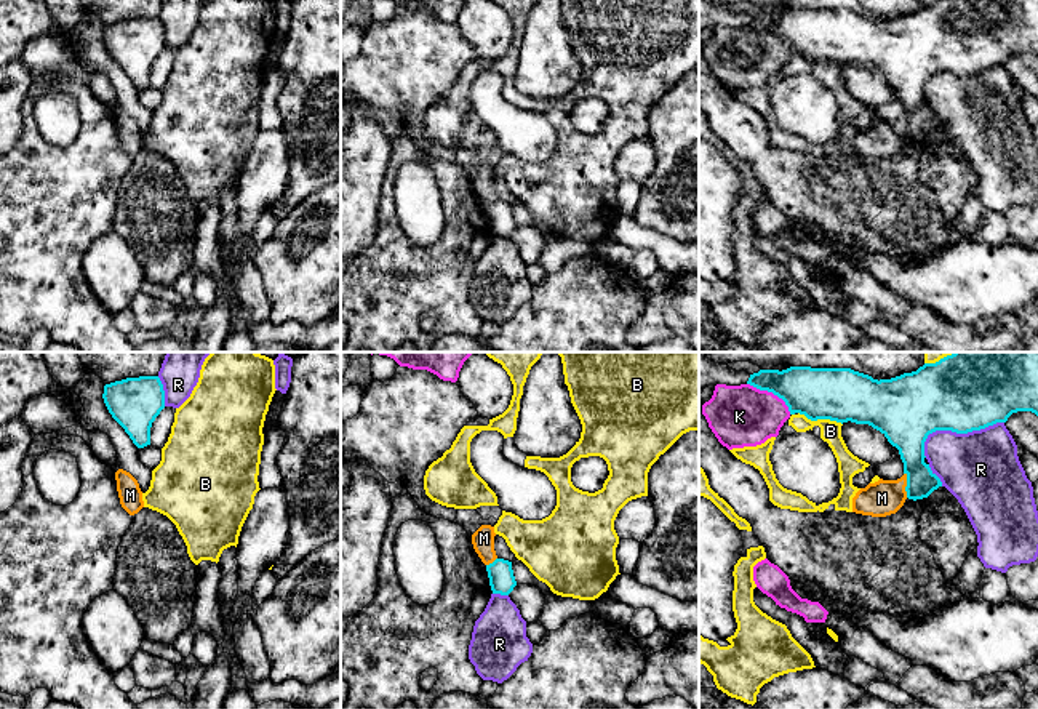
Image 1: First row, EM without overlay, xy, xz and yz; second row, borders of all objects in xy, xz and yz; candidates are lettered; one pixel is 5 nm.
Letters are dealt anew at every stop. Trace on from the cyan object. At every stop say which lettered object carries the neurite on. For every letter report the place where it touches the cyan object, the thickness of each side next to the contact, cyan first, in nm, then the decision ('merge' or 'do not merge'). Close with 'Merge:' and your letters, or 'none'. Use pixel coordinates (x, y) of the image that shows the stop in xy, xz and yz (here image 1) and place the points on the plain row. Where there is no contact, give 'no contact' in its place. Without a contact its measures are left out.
B: contact yz (821, 60); calibres 280 and 110 nm; do not merge
K: contact yz (771, 32); calibres 260 and 300 nm; do not merge
M: contact yz (907, 127); calibres 170 and 180 nm; do not merge
R: contact yz (955, 72); calibres 360 and 380 nm; do not merge
Merge: none

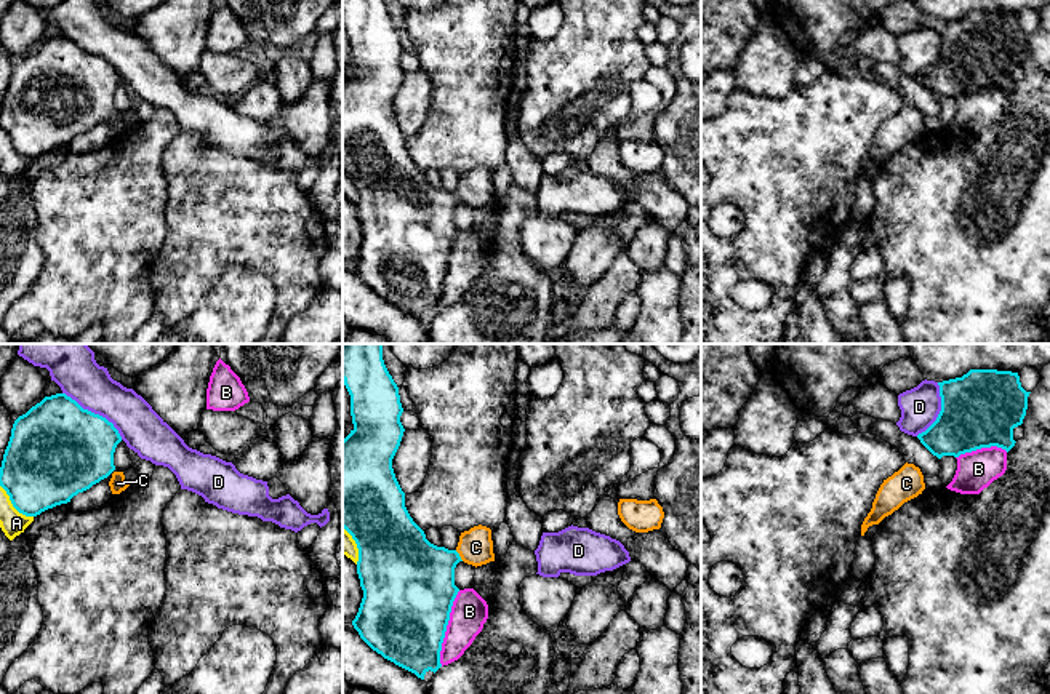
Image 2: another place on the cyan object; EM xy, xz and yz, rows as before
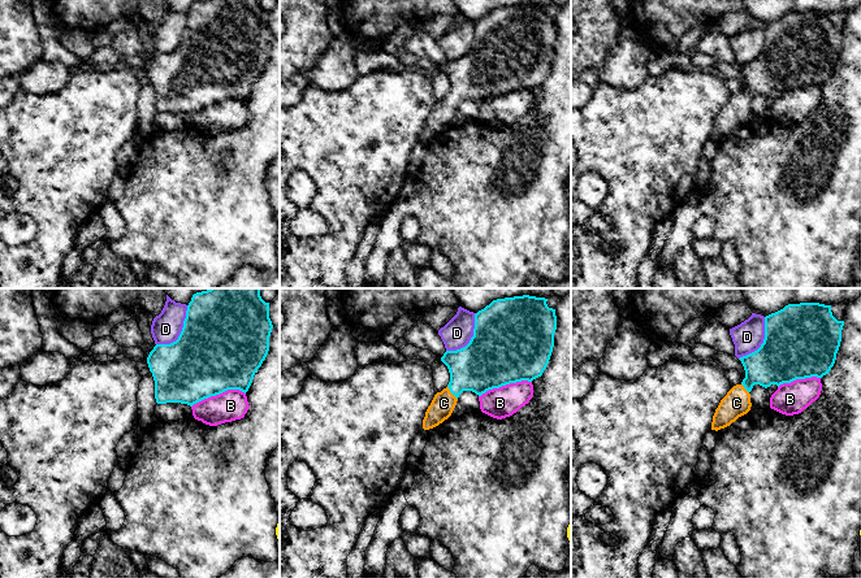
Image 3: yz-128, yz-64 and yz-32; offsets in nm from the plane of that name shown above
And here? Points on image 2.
A: contact xy (13, 147); calibres 400 and 120 nm; do not merge
B: contact xz (445, 271); calibres 440 and 190 nm; do not merge
C: contact xz (458, 197); calibres 400 and 180 nm; merge
D: contact xy (93, 55); calibres 480 and 220 nm; do not merge
Merge: C

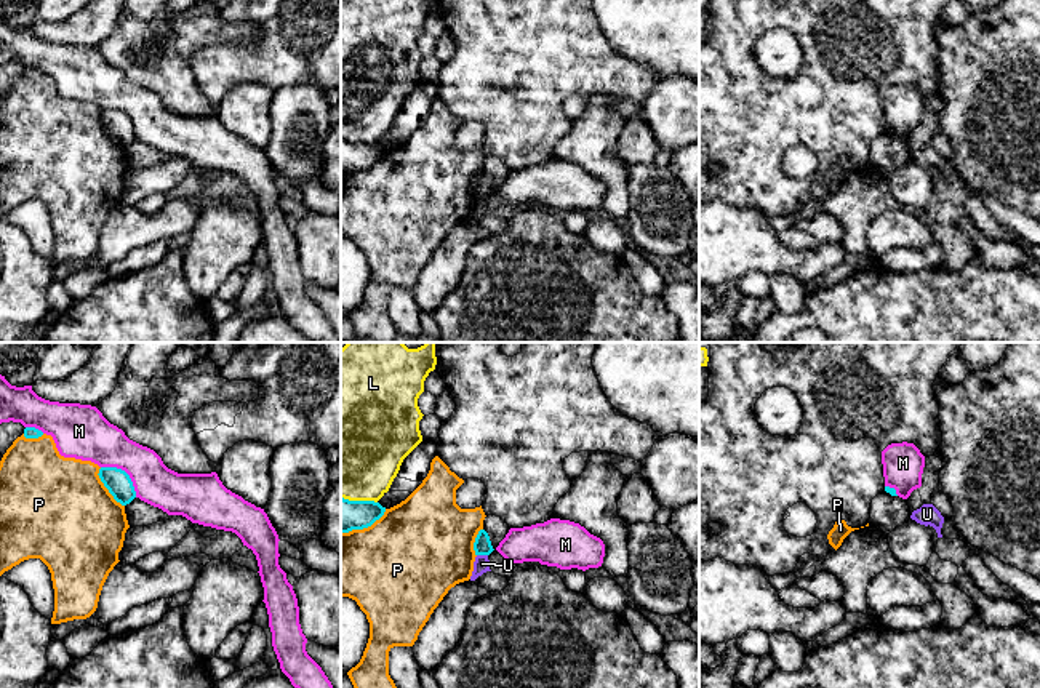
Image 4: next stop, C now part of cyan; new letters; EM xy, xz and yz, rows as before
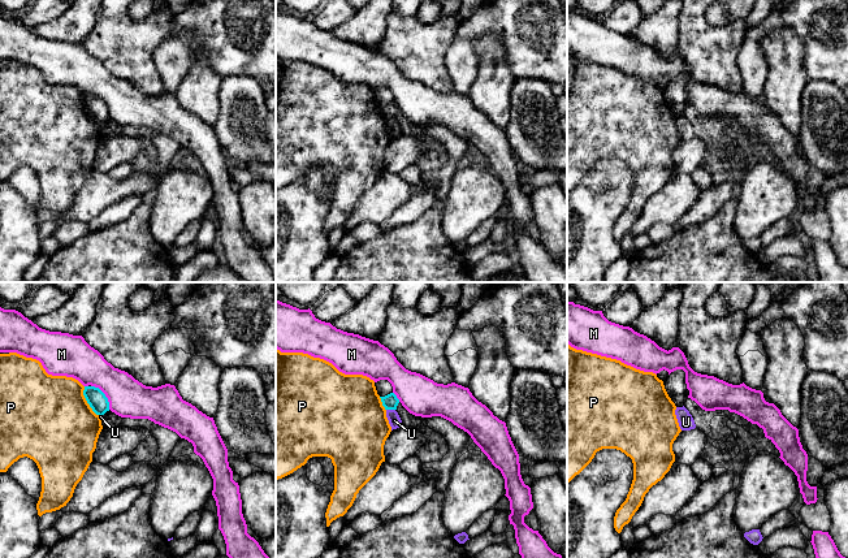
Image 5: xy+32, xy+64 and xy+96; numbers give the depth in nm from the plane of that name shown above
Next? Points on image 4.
L: contact xz (359, 143); calibres 180 and 480 nm; do not merge
M: contact xy (125, 114); calibres 130 and 240 nm; do not merge
P: contact xy (106, 128); calibres 130 and 500 nm; do not merge
U: contact xz (482, 196); calibres 90 and 80 nm; do not merge
Merge: none

